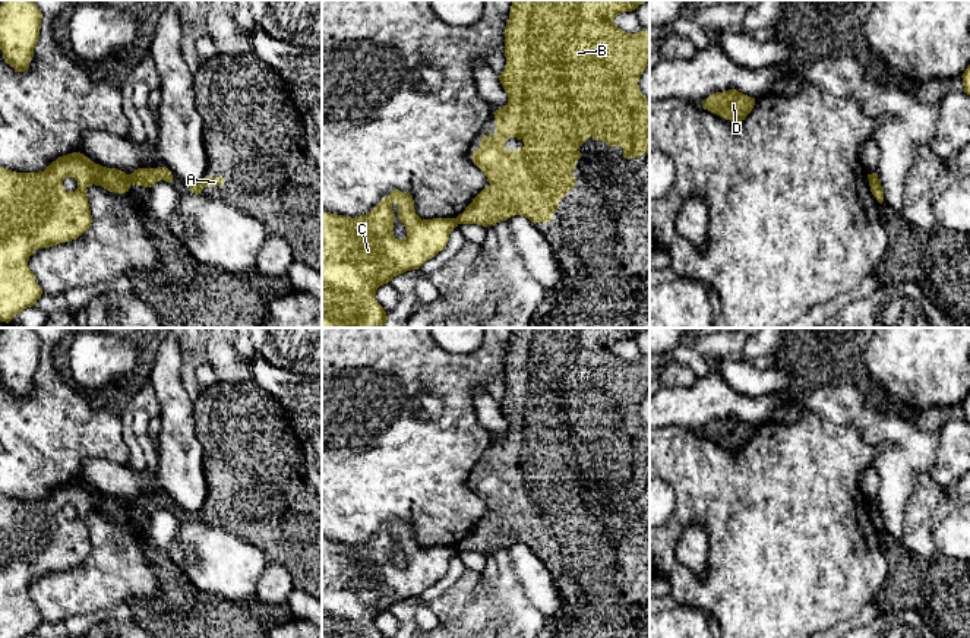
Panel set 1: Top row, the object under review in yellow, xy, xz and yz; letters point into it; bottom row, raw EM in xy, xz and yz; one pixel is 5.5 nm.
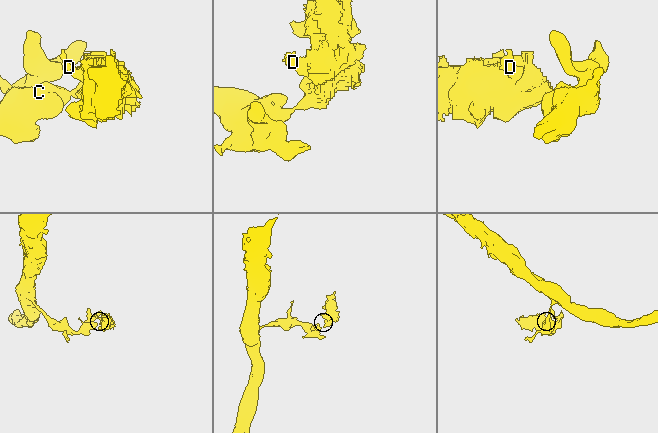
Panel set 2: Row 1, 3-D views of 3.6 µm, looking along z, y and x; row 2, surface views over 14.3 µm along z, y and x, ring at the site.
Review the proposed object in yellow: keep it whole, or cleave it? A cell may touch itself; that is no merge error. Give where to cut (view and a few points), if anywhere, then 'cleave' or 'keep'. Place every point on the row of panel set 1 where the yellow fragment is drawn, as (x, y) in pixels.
xy (128, 174), (130, 183) | cleave

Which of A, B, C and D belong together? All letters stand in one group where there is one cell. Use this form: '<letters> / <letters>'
A B D / C

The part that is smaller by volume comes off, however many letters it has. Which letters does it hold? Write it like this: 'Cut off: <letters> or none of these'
Cut off: A, B, D

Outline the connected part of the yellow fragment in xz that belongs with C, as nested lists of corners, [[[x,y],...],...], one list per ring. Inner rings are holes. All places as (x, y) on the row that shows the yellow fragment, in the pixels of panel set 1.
[[[398,189],[361,217],[322,212],[322,328],[380,328],[388,316],[376,300],[376,290],[435,258],[445,249],[455,227],[455,218],[421,219],[413,196]],[[396,217],[407,230],[404,240],[394,236]]]

